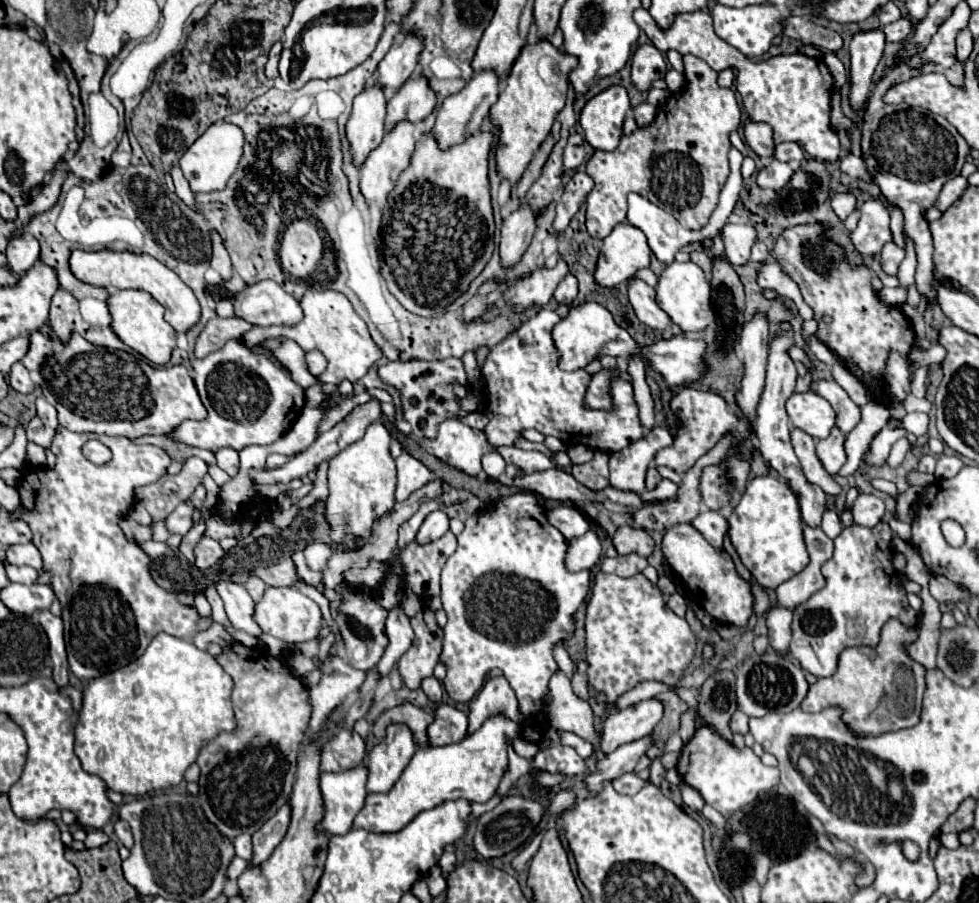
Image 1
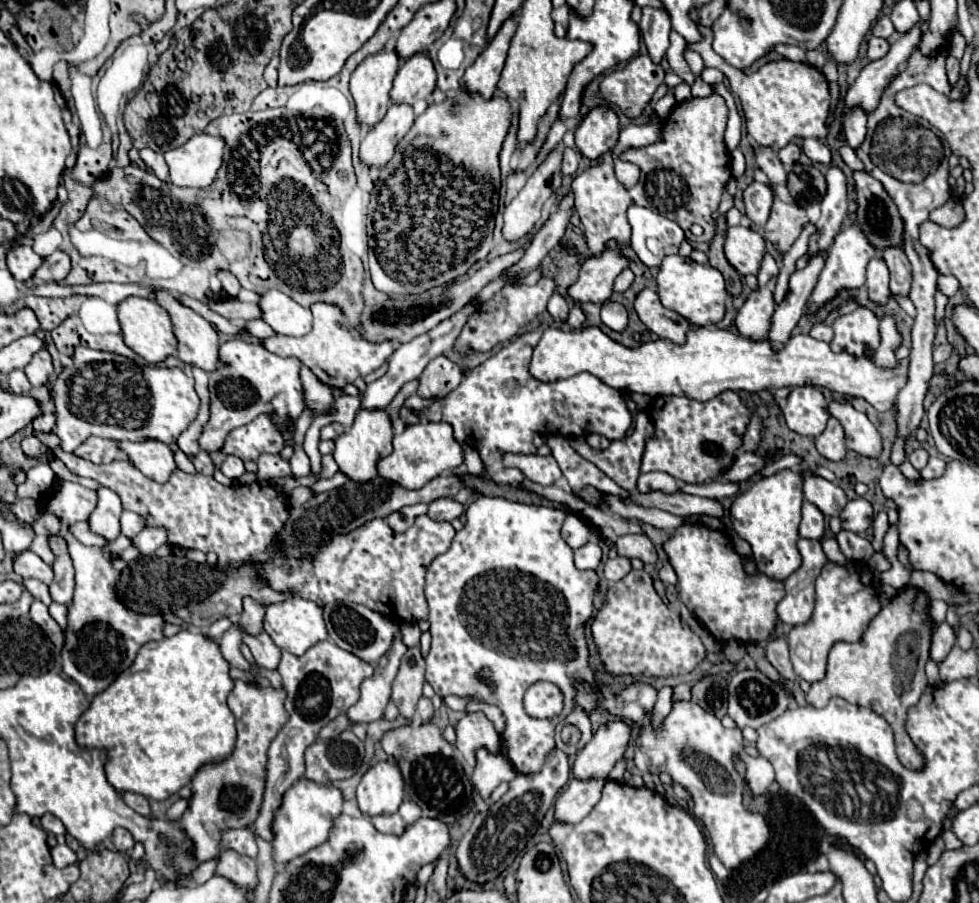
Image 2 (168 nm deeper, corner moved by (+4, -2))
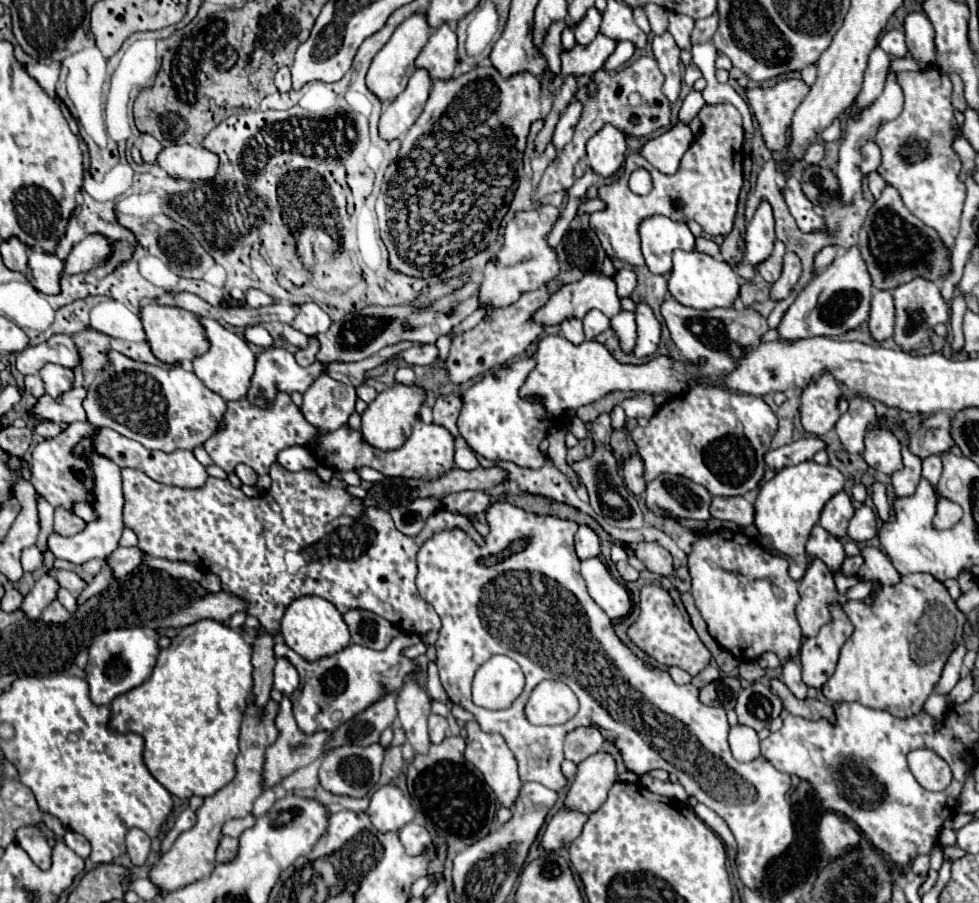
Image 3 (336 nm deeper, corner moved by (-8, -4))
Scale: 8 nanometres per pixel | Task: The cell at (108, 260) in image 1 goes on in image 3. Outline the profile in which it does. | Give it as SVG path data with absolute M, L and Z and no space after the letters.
M199 318L203 330L205 330L205 338L209 342L209 350L203 356L197 356L193 360L193 370L195 374L203 380L203 384L217 392L225 402L235 402L241 400L245 396L245 390L249 388L249 378L253 376L255 370L255 354L249 348L249 344L239 338L237 334L229 332L227 328L223 328L217 320L211 318Z

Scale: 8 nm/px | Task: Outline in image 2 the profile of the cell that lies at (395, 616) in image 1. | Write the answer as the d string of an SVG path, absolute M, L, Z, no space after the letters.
M397 636L389 652L375 664L375 674L361 684L359 700L345 712L351 724L367 724L383 718L385 706L391 696L391 682L397 676L399 662L405 652L407 648Z

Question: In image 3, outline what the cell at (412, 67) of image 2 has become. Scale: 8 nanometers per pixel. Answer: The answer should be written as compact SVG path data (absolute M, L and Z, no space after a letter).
M443 24L429 36L415 66L427 70L433 80L449 80L453 76L457 66L457 36L449 24Z

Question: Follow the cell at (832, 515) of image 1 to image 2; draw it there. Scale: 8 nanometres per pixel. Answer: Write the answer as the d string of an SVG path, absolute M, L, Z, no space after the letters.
M825 538L825 540L821 542L821 546L823 546L823 552L825 552L825 556L827 556L829 562L839 564L839 566L845 566L845 564L847 564L847 558L841 554L835 538Z

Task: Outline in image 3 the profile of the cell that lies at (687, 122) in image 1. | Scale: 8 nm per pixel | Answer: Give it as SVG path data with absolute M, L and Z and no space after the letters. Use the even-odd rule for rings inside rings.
M705 104L699 112L699 120L701 120L701 132L691 142L689 150L681 160L679 170L673 176L659 172L639 154L631 154L625 158L623 176L611 184L599 186L597 196L605 202L605 210L591 214L591 226L609 258L641 266L645 260L641 254L639 222L655 214L665 214L671 220L679 222L695 220L709 236L727 236L731 232L739 190L743 186L741 114L731 104L715 104L715 106ZM635 168L647 168L653 176L653 190L647 196L637 196L627 186L627 178Z

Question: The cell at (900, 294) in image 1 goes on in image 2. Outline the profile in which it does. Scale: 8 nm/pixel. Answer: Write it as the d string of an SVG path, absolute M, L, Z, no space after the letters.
M857 308L833 322L835 338L831 348L835 352L847 350L851 354L873 352L879 346L879 320L873 310Z

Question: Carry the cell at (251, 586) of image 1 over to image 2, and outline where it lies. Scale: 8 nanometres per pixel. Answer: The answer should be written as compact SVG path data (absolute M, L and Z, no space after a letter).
M245 598L243 600L243 614L241 614L241 626L245 628L245 632L249 632L251 636L257 636L257 632L263 632L263 618L265 618L265 608L251 600Z

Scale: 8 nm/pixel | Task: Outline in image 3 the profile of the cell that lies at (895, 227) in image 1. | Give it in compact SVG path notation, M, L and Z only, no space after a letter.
M921 276L913 278L907 284L897 286L893 290L893 298L895 298L895 308L897 308L893 338L903 350L917 350L919 346L927 344L931 328L939 322L947 324L947 320L949 320L949 306L943 302L939 288L931 280L925 280Z

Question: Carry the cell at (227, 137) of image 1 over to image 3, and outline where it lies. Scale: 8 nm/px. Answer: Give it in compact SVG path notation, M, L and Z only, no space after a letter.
M177 144L163 148L163 152L157 158L159 166L177 180L211 180L217 174L219 168L219 156L203 146L189 146L189 144Z

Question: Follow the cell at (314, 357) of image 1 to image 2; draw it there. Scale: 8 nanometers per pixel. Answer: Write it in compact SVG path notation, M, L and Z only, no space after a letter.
M301 366L301 384L303 384L303 398L305 398L303 402L305 402L305 406L315 416L329 414L331 408L335 406L333 390L327 384L321 384L317 380L317 376L307 366Z

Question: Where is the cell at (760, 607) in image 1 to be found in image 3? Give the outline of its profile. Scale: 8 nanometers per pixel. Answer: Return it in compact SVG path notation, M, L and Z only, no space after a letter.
M771 678L771 690L783 700L783 706L787 712L795 714L795 716L803 716L803 718L829 718L833 720L833 708L829 704L823 704L819 700L813 700L813 698L805 698L805 700L799 700L779 678Z

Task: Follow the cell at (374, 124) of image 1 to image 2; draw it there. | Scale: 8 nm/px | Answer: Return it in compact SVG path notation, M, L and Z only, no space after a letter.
M381 50L367 56L351 76L351 94L357 104L359 124L375 126L389 108L389 90L399 70L401 58L395 50Z

